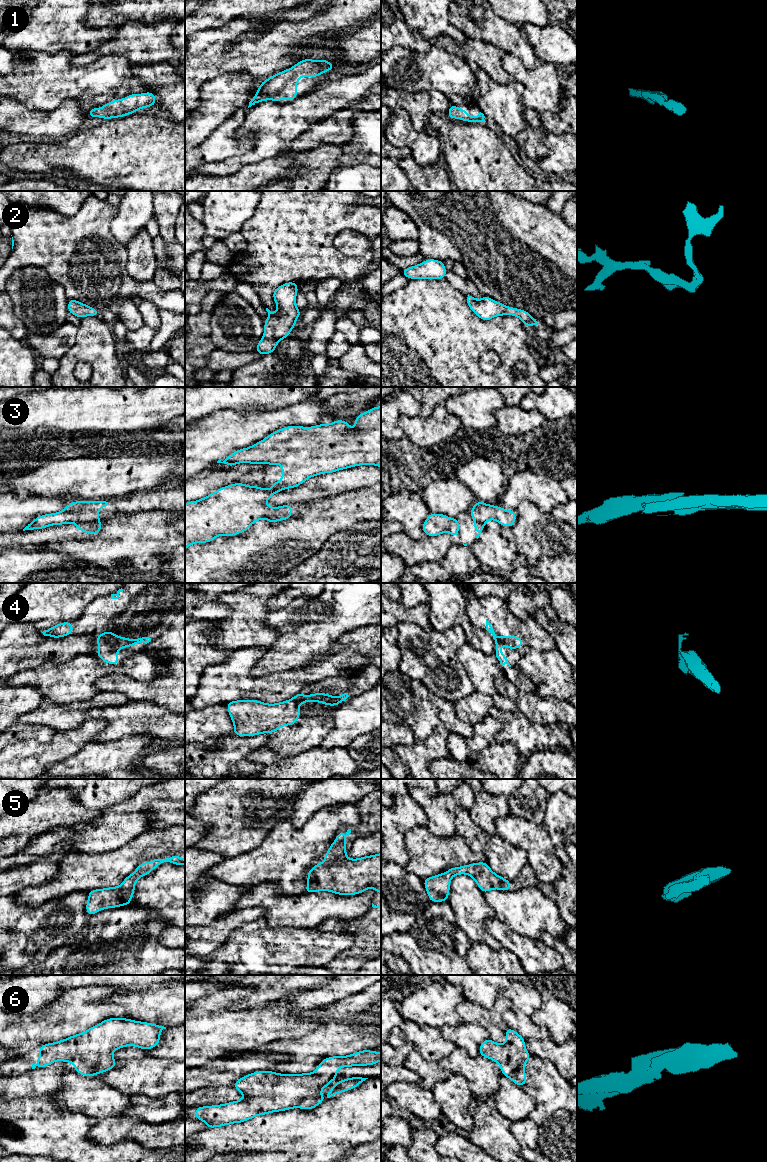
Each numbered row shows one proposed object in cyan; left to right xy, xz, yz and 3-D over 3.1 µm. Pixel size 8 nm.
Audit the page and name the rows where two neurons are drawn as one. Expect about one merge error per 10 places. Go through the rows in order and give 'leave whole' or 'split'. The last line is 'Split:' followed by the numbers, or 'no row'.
1: leave whole
2: leave whole
3: split
4: leave whole
5: leave whole
6: leave whole
Split: 3

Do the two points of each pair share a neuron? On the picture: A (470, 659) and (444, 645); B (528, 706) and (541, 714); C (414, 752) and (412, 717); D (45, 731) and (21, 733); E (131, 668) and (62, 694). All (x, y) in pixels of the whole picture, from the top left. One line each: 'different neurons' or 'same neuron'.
A: different neurons
B: same neuron
C: different neurons
D: same neuron
E: same neuron

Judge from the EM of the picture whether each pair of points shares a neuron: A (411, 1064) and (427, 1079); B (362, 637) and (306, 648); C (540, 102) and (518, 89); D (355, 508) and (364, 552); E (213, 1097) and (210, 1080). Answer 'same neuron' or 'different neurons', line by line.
A: same neuron
B: different neurons
C: different neurons
D: different neurons
E: different neurons

